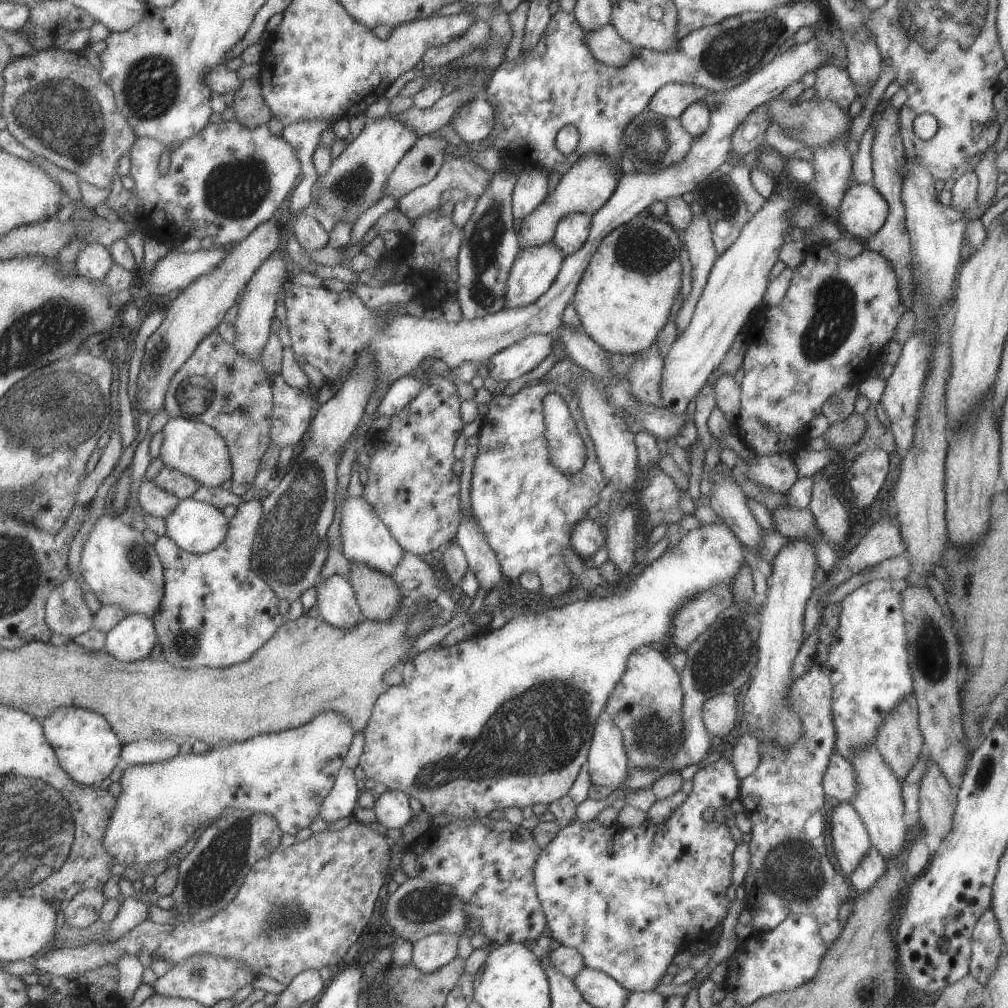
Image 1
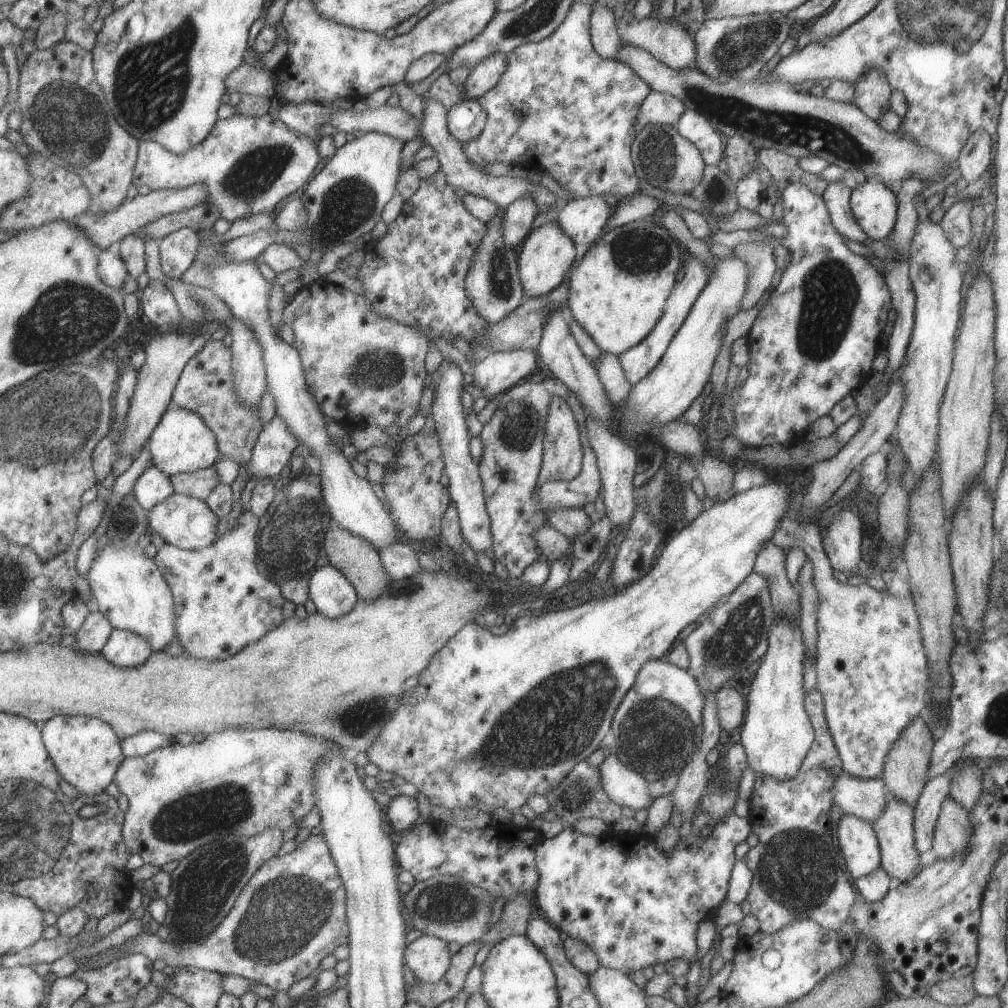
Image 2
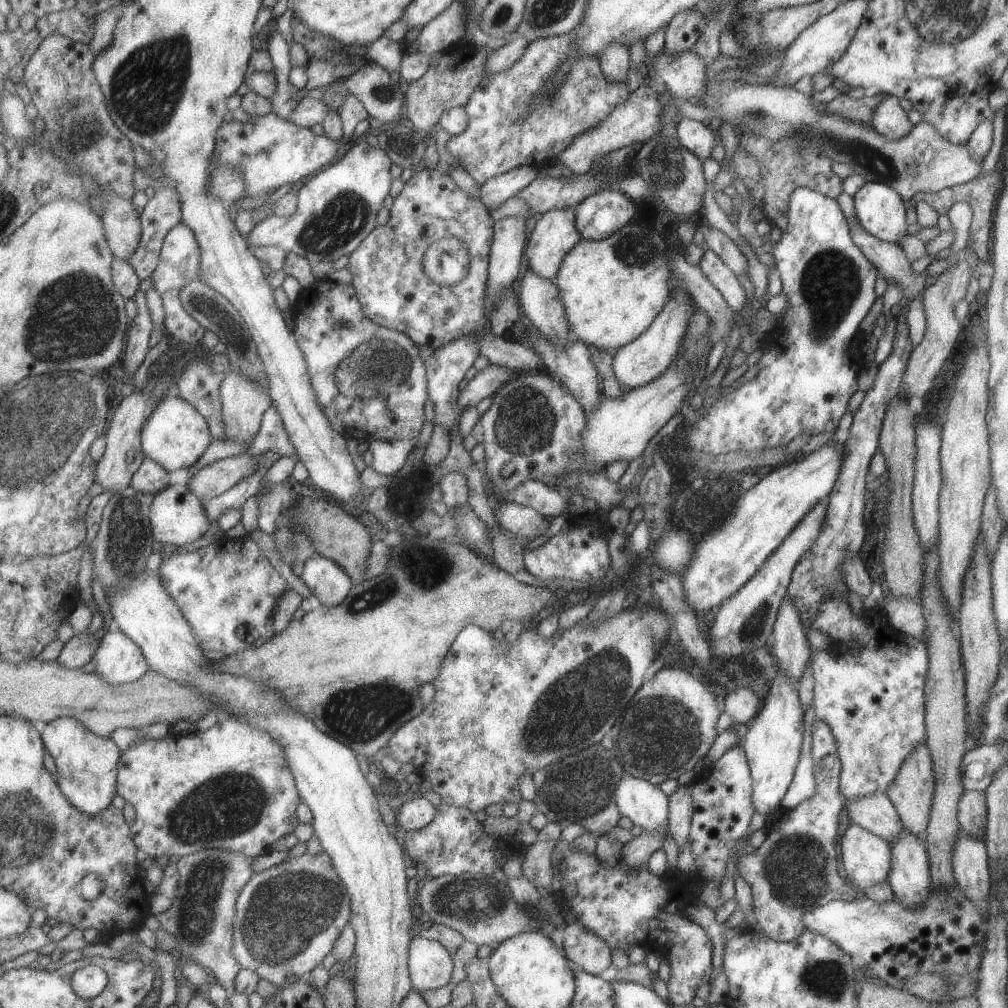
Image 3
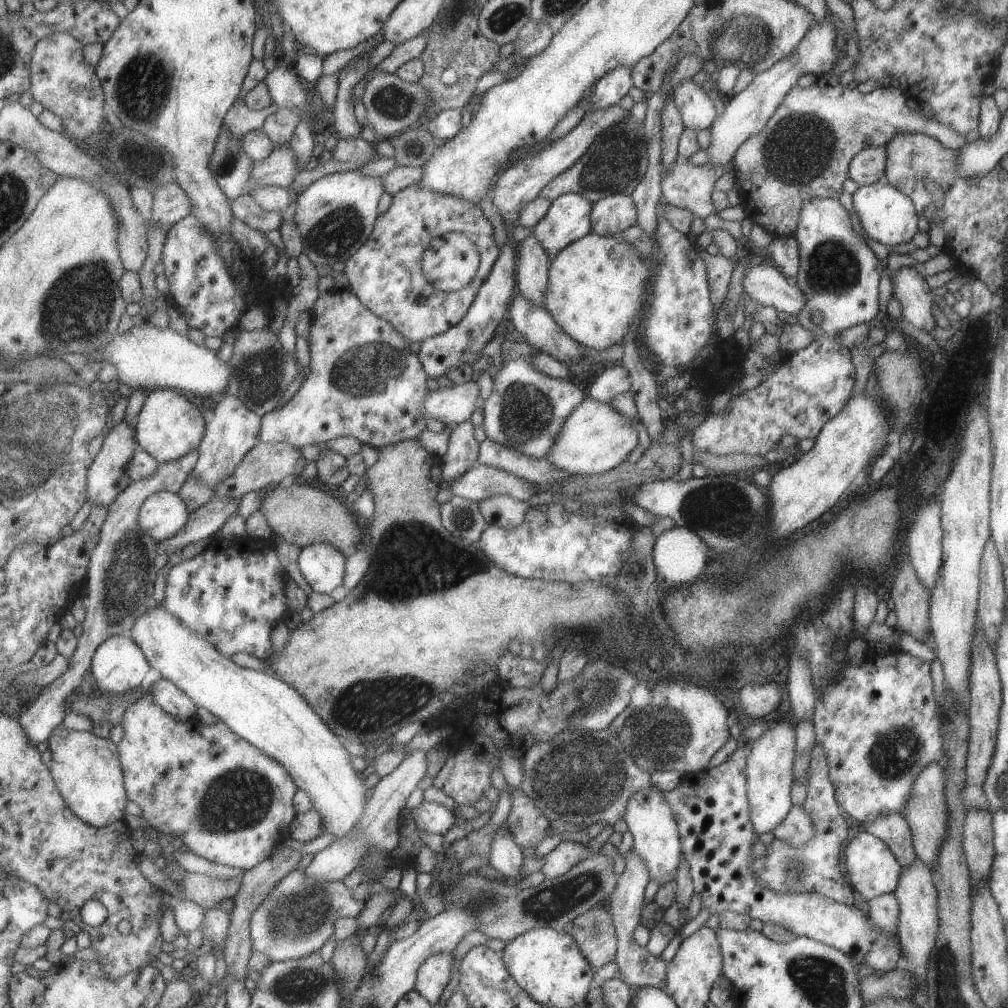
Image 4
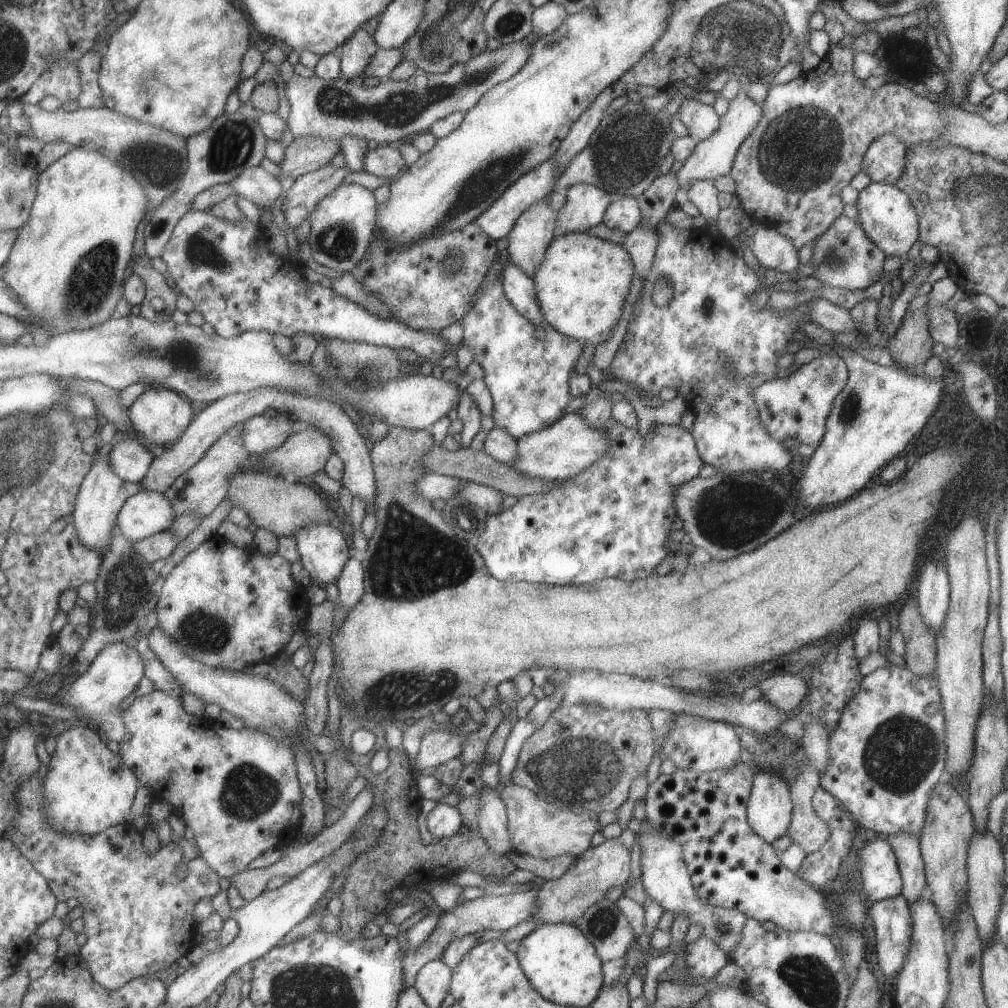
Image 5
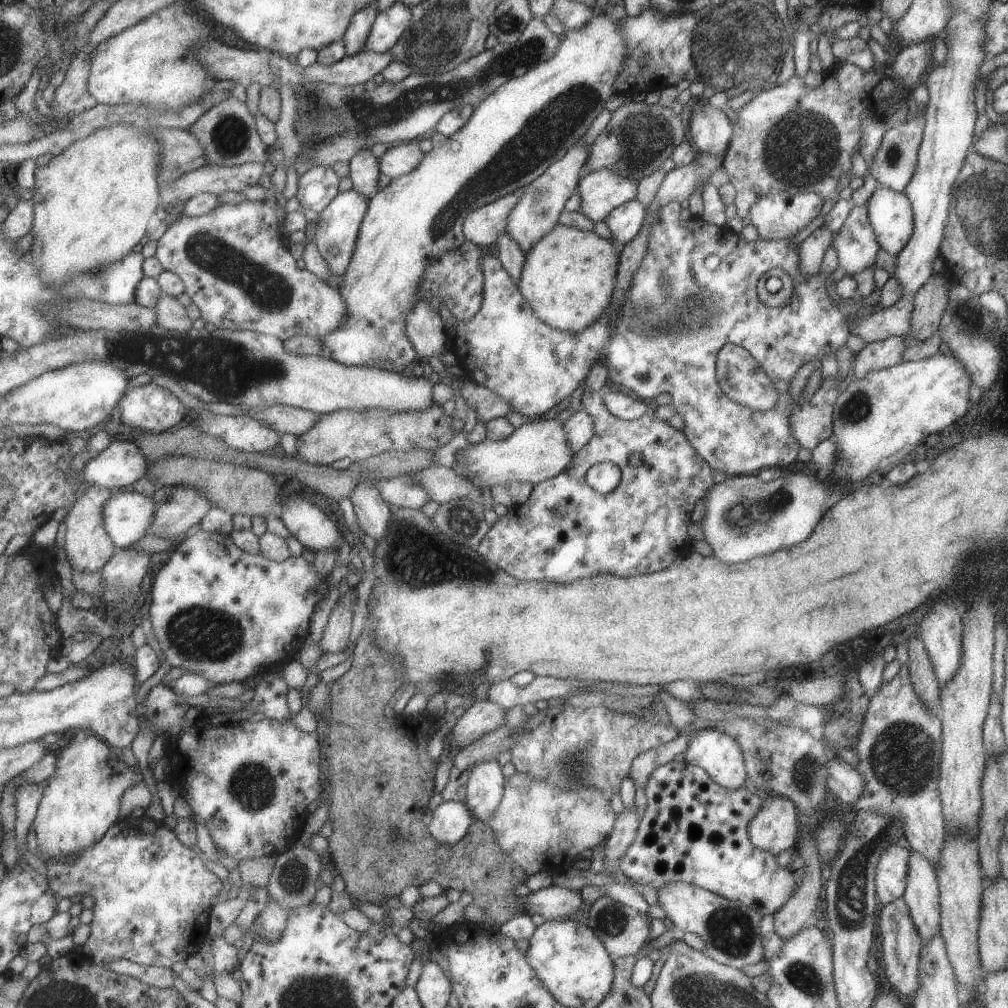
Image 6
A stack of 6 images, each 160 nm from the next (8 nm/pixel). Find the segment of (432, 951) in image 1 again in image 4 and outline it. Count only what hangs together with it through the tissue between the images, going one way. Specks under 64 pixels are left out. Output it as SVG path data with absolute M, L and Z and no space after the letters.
M451 953L430 954L417 967L414 989L433 1005L439 1000L443 988L449 982L451 970Z

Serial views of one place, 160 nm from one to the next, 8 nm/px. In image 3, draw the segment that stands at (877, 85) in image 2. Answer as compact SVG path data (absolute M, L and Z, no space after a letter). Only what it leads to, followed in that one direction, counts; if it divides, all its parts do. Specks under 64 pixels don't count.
M885 95L879 101L870 116L870 125L883 136L890 139L901 138L911 130L907 114L899 106L893 95Z

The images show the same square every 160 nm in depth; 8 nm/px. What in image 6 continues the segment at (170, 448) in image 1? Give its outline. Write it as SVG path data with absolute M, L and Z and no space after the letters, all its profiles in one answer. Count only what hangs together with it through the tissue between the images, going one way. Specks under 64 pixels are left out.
M152 383L129 388L118 407L124 426L152 433L165 432L191 417L171 390Z

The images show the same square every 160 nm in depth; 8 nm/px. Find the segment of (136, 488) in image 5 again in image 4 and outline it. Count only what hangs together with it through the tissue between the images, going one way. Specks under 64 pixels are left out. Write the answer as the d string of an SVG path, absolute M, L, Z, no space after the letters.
M123 419L108 431L103 448L94 457L94 464L88 473L88 496L93 502L92 506L112 505L124 490L135 483L130 477L130 464L139 449L135 421Z

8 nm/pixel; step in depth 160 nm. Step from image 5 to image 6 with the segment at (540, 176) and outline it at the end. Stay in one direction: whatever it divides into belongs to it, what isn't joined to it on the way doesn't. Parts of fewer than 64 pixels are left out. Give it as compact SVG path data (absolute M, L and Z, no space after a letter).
M518 189L475 210L469 209L461 222L464 238L475 245L493 244L499 234L506 232L507 216L511 212L511 206L519 202L521 194L522 190Z

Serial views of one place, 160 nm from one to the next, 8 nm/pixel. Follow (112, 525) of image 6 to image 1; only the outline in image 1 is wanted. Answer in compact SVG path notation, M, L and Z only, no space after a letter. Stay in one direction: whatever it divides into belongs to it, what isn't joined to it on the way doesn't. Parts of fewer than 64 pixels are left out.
M195 497L182 499L175 512L165 519L167 533L179 546L187 552L204 555L218 549L226 541L230 533L230 521L223 511L214 504L198 501Z

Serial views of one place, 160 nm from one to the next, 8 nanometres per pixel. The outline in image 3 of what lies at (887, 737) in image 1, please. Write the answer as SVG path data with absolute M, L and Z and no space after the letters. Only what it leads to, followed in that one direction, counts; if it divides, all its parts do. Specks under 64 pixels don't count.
M917 743L914 749L910 750L902 764L899 765L894 779L887 785L884 793L894 804L896 813L905 830L913 833L916 837L923 838L930 817L930 806L934 793L932 758L926 743Z

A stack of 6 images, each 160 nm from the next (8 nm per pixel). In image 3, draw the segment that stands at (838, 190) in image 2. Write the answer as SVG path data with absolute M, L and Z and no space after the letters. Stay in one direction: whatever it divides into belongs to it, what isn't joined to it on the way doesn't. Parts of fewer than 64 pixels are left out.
M841 191L837 195L837 198L834 199L845 217L851 242L857 246L859 250L861 250L861 252L865 255L865 258L871 262L871 264L877 269L878 274L883 276L887 283L893 280L893 282L899 284L903 292L903 298L907 300L907 303L910 302L910 300L916 296L917 292L919 292L922 287L926 288L924 284L925 276L921 273L915 274L911 270L911 267L909 266L910 262L907 261L903 250L897 243L879 240L863 230L863 227L859 224L857 215L855 214L853 199L846 192Z

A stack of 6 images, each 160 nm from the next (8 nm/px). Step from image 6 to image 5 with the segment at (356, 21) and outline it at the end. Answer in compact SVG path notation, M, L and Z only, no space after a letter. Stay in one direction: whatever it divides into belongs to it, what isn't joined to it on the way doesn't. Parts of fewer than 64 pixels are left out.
M365 25L355 29L338 49L341 79L355 82L354 79L364 74L377 49L374 38L365 31Z

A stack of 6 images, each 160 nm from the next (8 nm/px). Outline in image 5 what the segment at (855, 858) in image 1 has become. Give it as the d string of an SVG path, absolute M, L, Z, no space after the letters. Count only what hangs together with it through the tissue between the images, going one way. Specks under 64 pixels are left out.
M885 840L864 842L856 854L862 892L873 901L893 898L901 892L902 880L898 871L897 858Z

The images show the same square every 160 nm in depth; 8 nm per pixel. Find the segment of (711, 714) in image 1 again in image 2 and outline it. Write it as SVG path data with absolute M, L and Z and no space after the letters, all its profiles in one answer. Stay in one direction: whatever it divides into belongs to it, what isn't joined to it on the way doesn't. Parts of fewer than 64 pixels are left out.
M723 686L715 691L715 708L721 730L731 732L742 724L746 702L735 686Z

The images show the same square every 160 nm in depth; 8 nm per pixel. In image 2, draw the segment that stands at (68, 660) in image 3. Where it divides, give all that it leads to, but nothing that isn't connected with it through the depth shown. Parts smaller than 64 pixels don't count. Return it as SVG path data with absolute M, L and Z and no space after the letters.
M100 610L93 611L85 620L85 624L76 632L78 643L75 646L87 652L101 653L114 629L105 614Z

